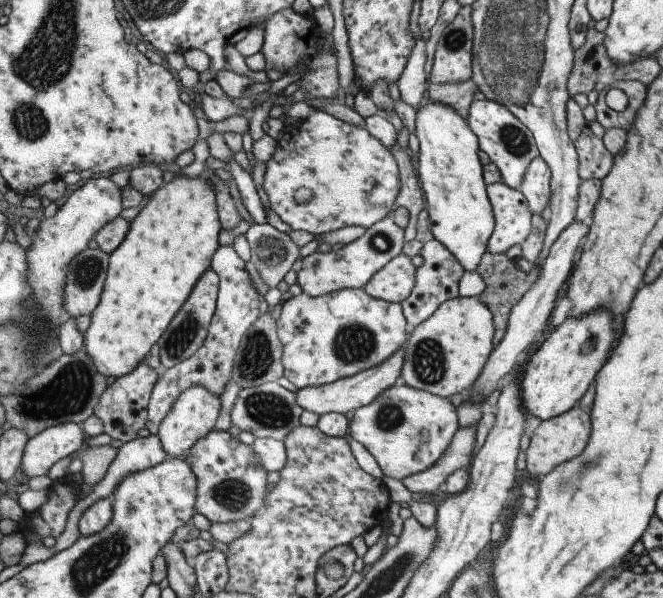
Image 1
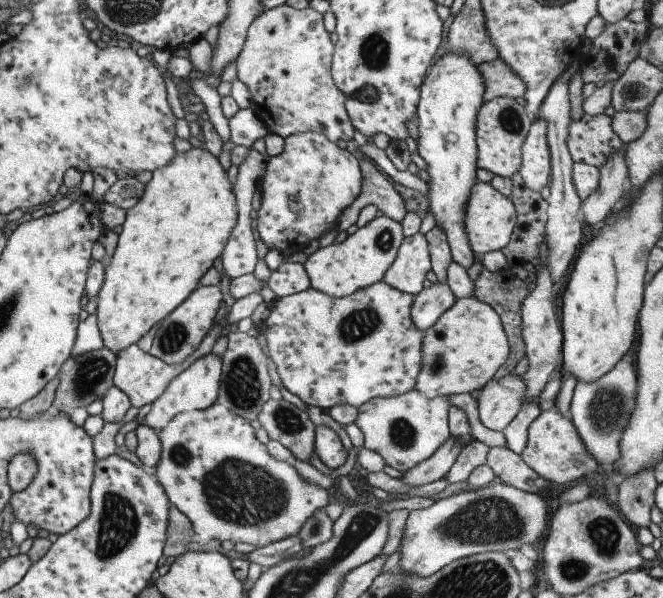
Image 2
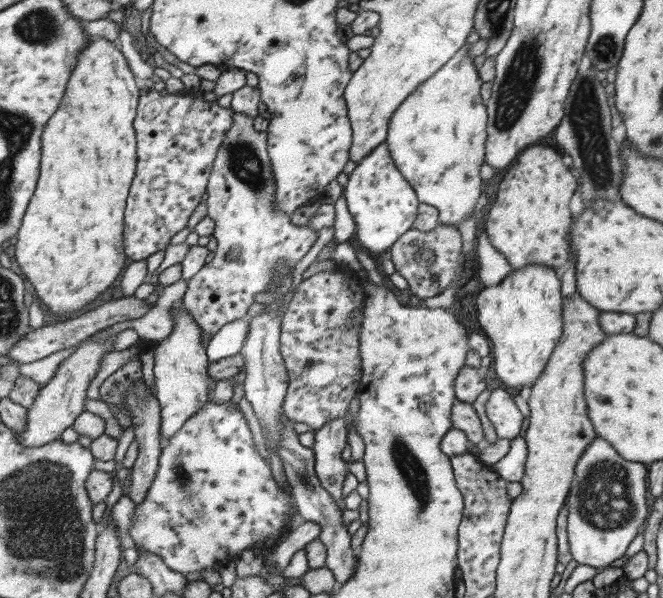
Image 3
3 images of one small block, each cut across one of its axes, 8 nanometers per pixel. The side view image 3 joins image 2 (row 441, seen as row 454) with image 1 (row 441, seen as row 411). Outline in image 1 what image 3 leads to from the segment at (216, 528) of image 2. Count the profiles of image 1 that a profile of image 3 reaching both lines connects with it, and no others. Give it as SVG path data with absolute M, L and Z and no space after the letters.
M215 428L184 457L197 477L195 511L211 523L236 522L252 517L261 507L266 491L267 471L263 470L250 446Z

